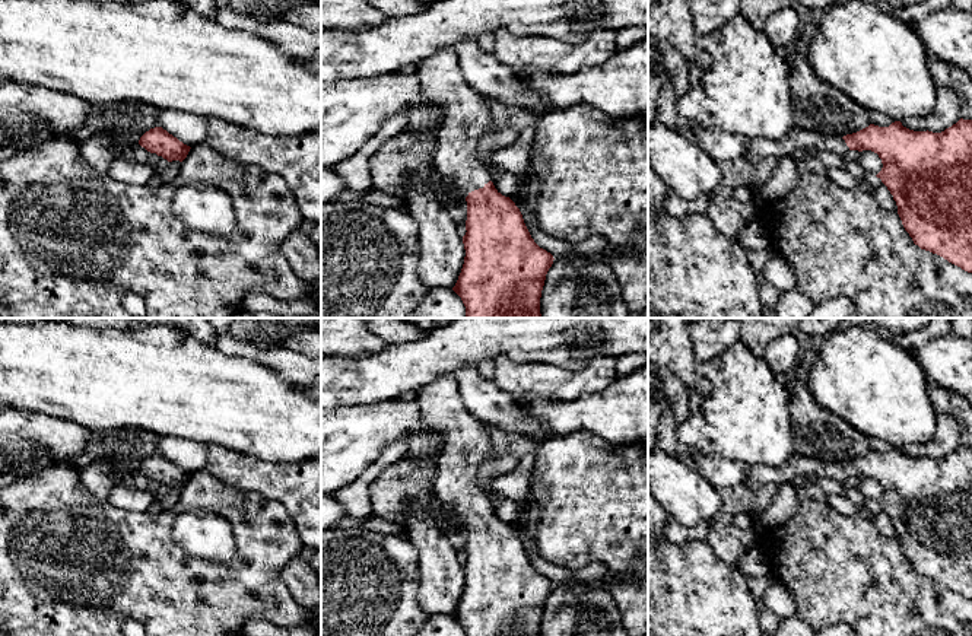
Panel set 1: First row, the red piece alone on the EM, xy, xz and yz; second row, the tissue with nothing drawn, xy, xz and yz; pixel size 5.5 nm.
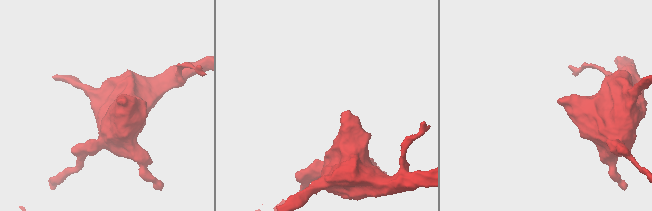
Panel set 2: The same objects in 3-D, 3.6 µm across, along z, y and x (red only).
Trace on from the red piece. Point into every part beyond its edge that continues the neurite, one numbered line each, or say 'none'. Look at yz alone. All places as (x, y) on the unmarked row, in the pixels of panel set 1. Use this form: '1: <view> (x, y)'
1: yz (758, 476)

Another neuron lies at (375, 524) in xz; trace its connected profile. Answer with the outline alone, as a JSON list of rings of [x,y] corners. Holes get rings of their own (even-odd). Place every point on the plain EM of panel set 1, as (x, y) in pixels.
[[[377,516],[368,518],[366,530],[372,530],[372,531],[382,532],[382,534],[400,535],[400,537],[407,538],[407,532],[404,527],[381,519],[381,518],[377,518]]]

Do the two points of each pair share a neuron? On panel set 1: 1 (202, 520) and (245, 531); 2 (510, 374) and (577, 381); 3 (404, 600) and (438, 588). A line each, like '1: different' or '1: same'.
1: different
2: same
3: different

